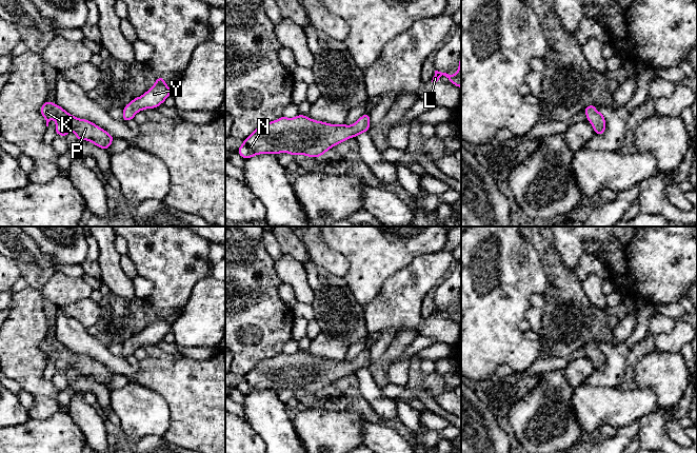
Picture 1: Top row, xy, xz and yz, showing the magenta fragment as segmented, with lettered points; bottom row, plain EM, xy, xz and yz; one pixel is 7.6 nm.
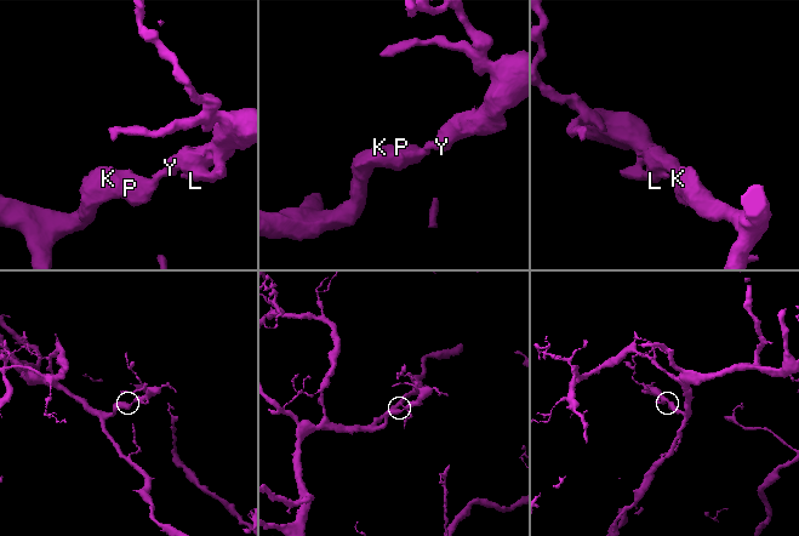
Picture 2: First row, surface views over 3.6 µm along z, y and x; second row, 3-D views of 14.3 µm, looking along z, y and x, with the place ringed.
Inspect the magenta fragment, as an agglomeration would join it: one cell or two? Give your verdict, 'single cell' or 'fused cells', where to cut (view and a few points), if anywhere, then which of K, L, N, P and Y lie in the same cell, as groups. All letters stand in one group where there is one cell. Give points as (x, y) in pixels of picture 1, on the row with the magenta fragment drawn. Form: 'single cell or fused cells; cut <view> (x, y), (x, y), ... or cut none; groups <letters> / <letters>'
single cell; cut none; groups K L N P Y

